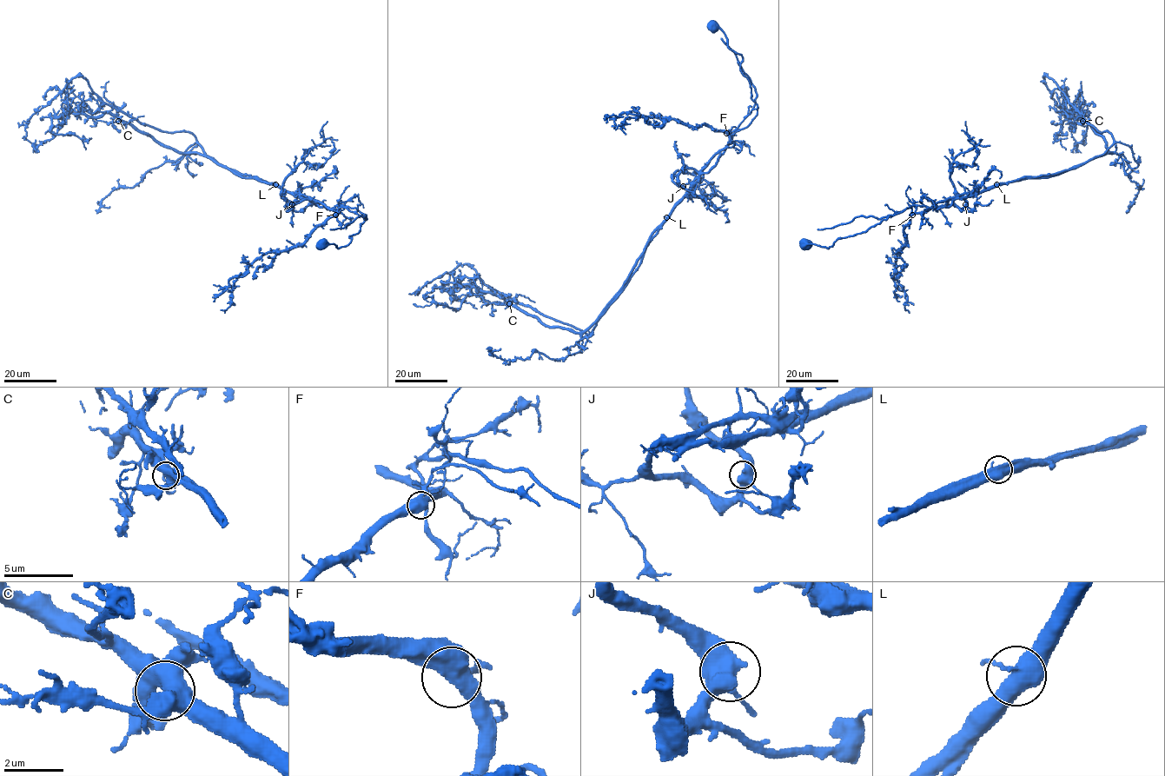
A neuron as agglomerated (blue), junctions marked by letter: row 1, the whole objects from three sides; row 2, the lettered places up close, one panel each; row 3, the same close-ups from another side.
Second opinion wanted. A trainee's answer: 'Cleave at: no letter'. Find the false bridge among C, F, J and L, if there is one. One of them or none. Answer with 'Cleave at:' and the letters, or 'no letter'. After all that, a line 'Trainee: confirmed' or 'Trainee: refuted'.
Cleave at: L
Trainee: refuted

